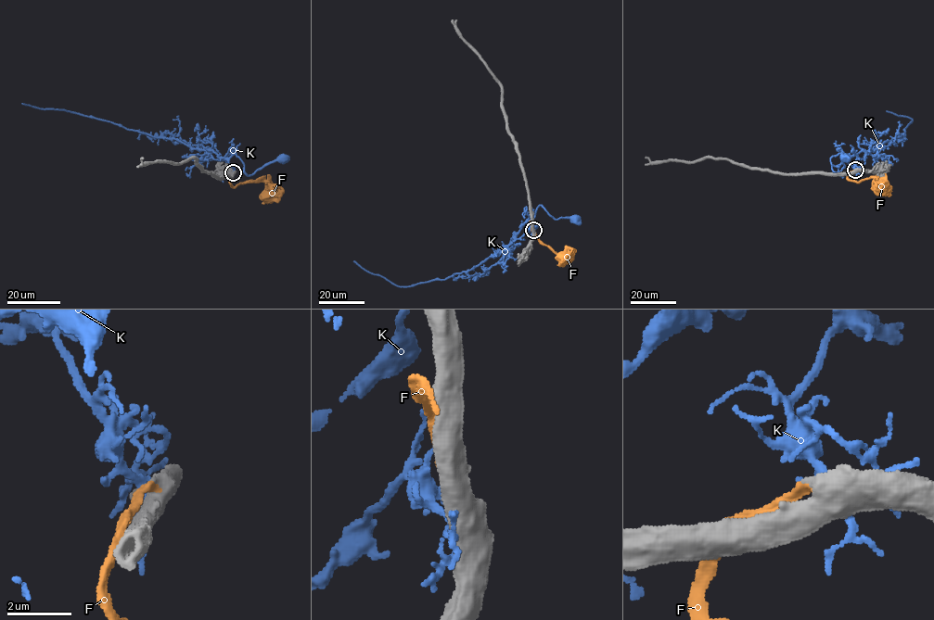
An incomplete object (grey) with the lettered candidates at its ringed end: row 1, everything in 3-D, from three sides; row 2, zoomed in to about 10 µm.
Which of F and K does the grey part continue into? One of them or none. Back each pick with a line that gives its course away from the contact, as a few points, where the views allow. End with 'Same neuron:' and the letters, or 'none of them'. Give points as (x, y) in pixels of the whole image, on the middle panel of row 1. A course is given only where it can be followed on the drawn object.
F: course (533, 230), (530, 221), (537, 238), (557, 255), (564, 253), (560, 255)
Same neuron: F

